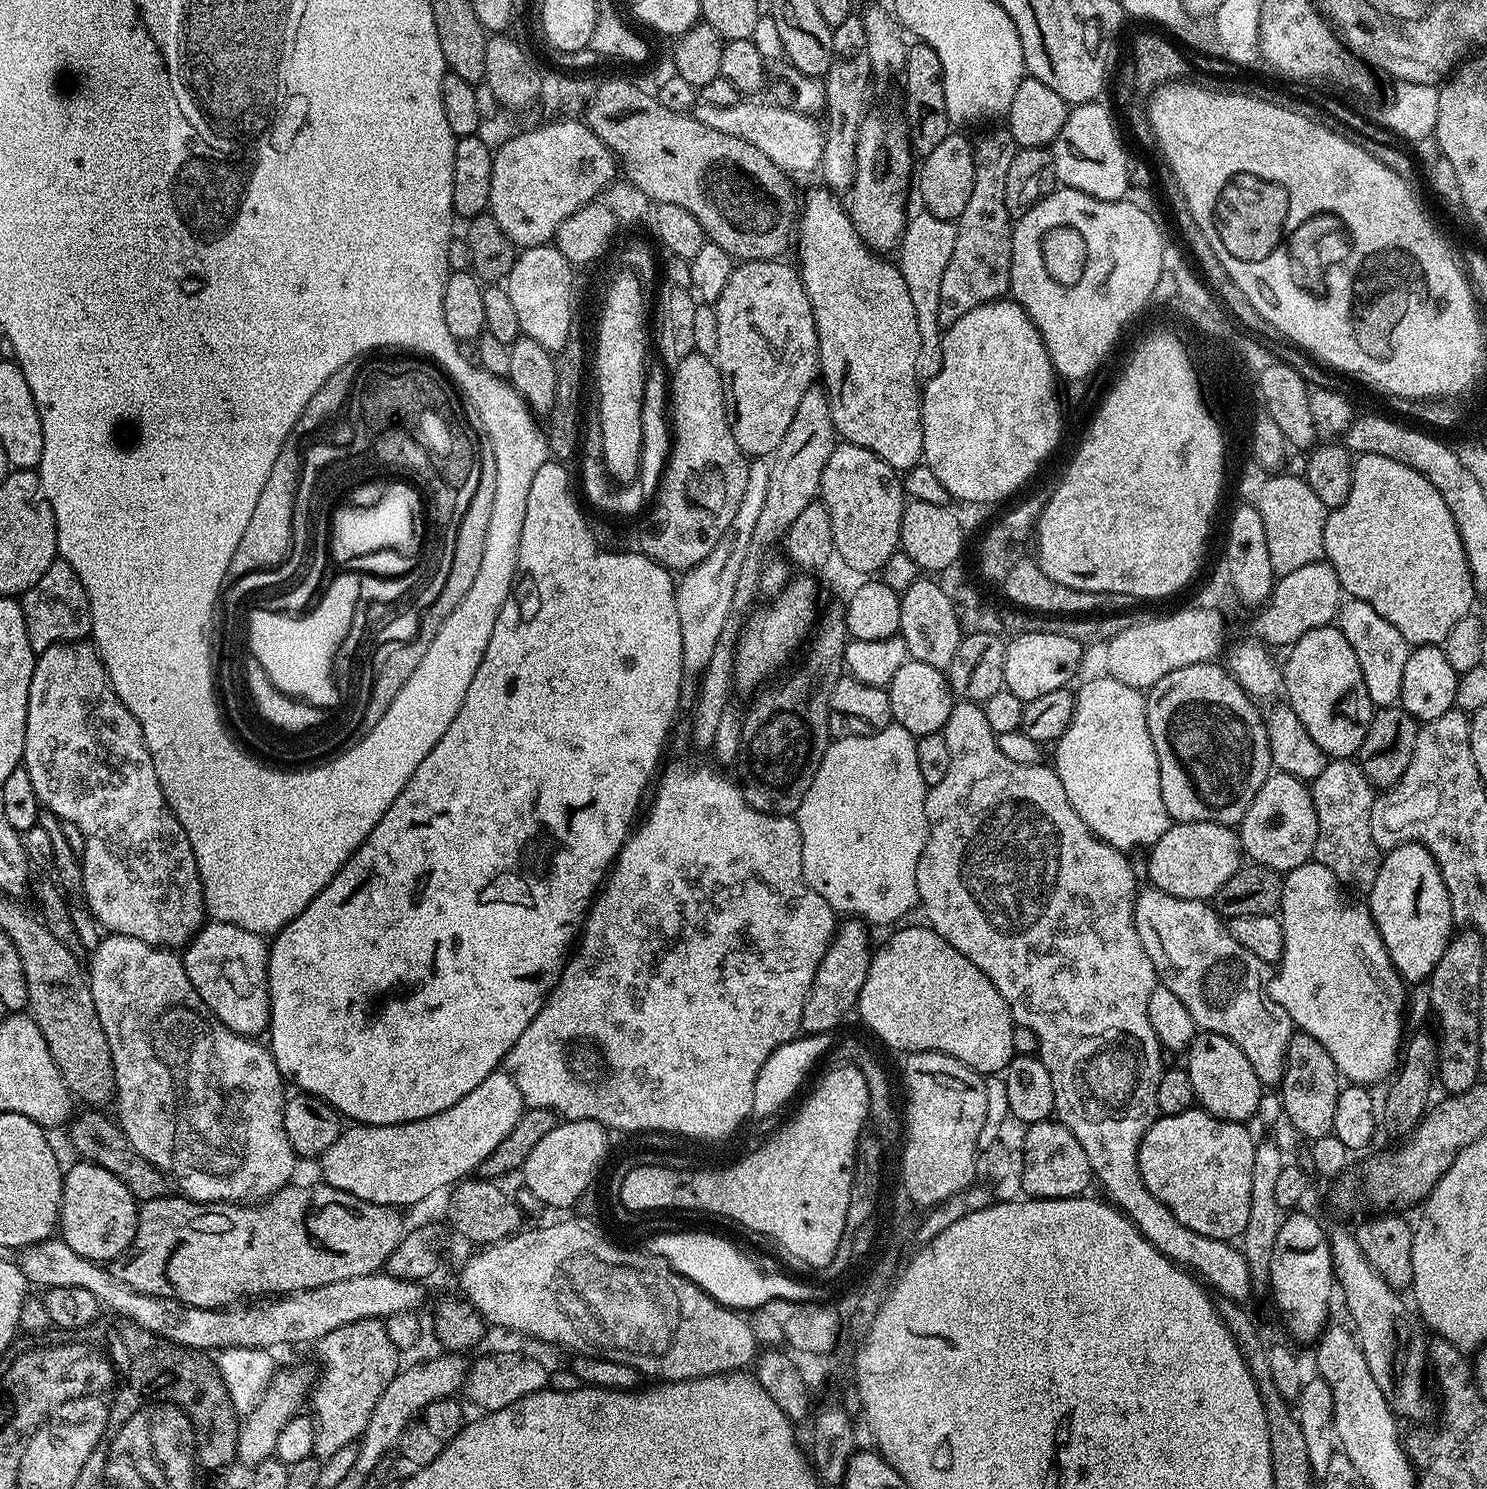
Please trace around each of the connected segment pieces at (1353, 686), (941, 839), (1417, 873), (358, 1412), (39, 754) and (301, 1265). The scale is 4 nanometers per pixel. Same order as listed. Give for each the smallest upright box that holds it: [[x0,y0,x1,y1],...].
[[1282,626,1374,758],[918,702,1162,1212],[1366,844,1454,985],[310,1320,402,1461],[22,642,206,950],[110,1182,406,1309]]

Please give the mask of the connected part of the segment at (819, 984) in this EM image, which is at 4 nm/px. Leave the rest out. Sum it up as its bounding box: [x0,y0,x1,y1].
[800,918,873,1033]

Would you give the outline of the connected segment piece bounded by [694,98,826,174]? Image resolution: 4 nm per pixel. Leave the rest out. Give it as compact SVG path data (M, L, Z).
M742 98L734 106L710 106L697 103L694 118L702 122L702 126L710 126L722 134L730 134L734 138L742 138L750 142L750 146L758 146L780 168L789 174L795 172L815 173L823 157L823 146L826 128L819 124L815 115L807 112L796 112L793 108L785 108L783 103L759 104L759 99Z

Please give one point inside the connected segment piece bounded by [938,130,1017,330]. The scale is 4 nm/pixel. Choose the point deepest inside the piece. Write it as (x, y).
(980, 270)

